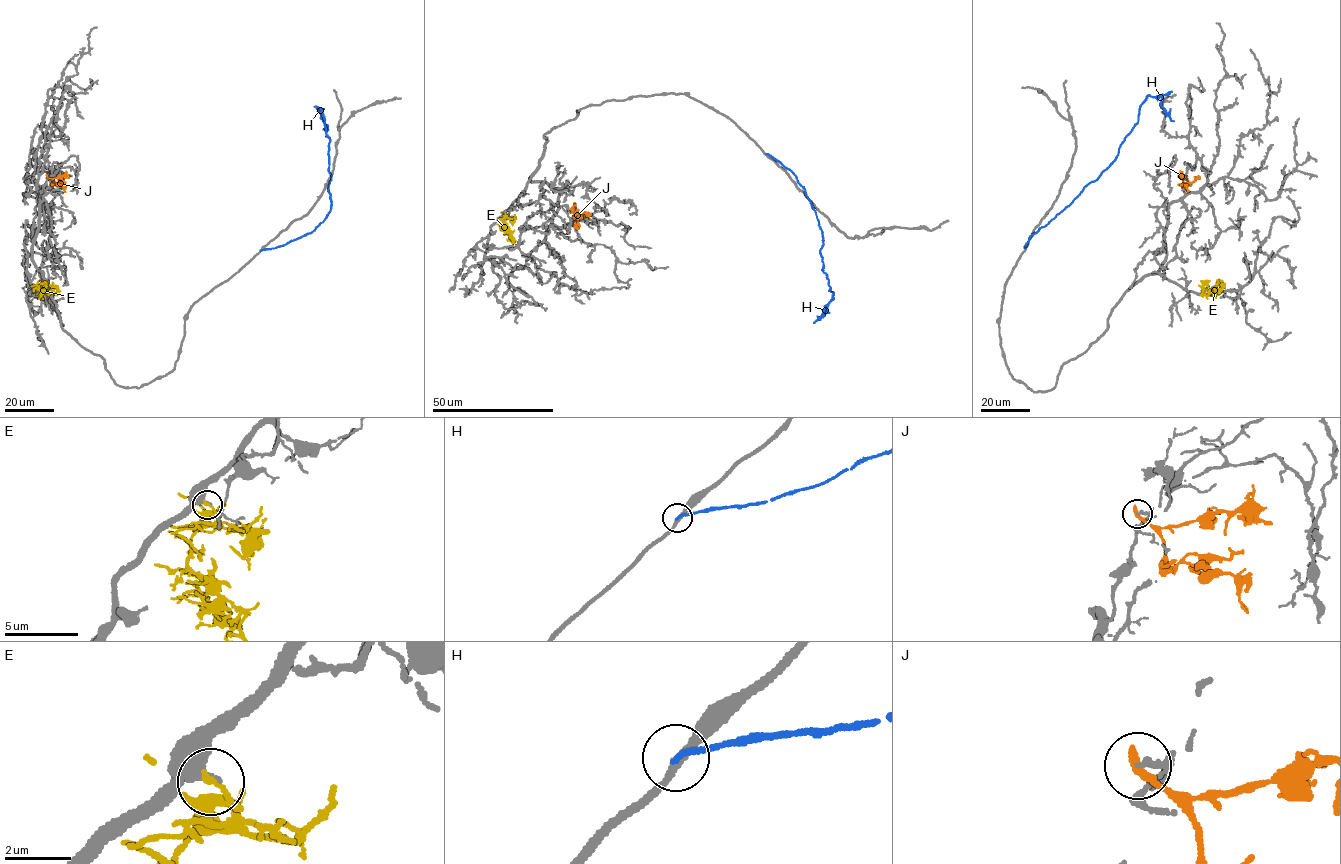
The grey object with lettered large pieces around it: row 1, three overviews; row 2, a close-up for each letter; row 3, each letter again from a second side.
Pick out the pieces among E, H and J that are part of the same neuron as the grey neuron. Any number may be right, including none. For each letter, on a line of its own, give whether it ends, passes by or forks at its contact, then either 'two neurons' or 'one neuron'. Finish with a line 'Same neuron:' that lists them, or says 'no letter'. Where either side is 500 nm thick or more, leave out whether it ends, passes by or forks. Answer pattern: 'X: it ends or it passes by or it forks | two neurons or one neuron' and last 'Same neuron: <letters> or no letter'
E: it ends | two neurons
H: it ends | two neurons
J: it ends | two neurons
Same neuron: no letter

